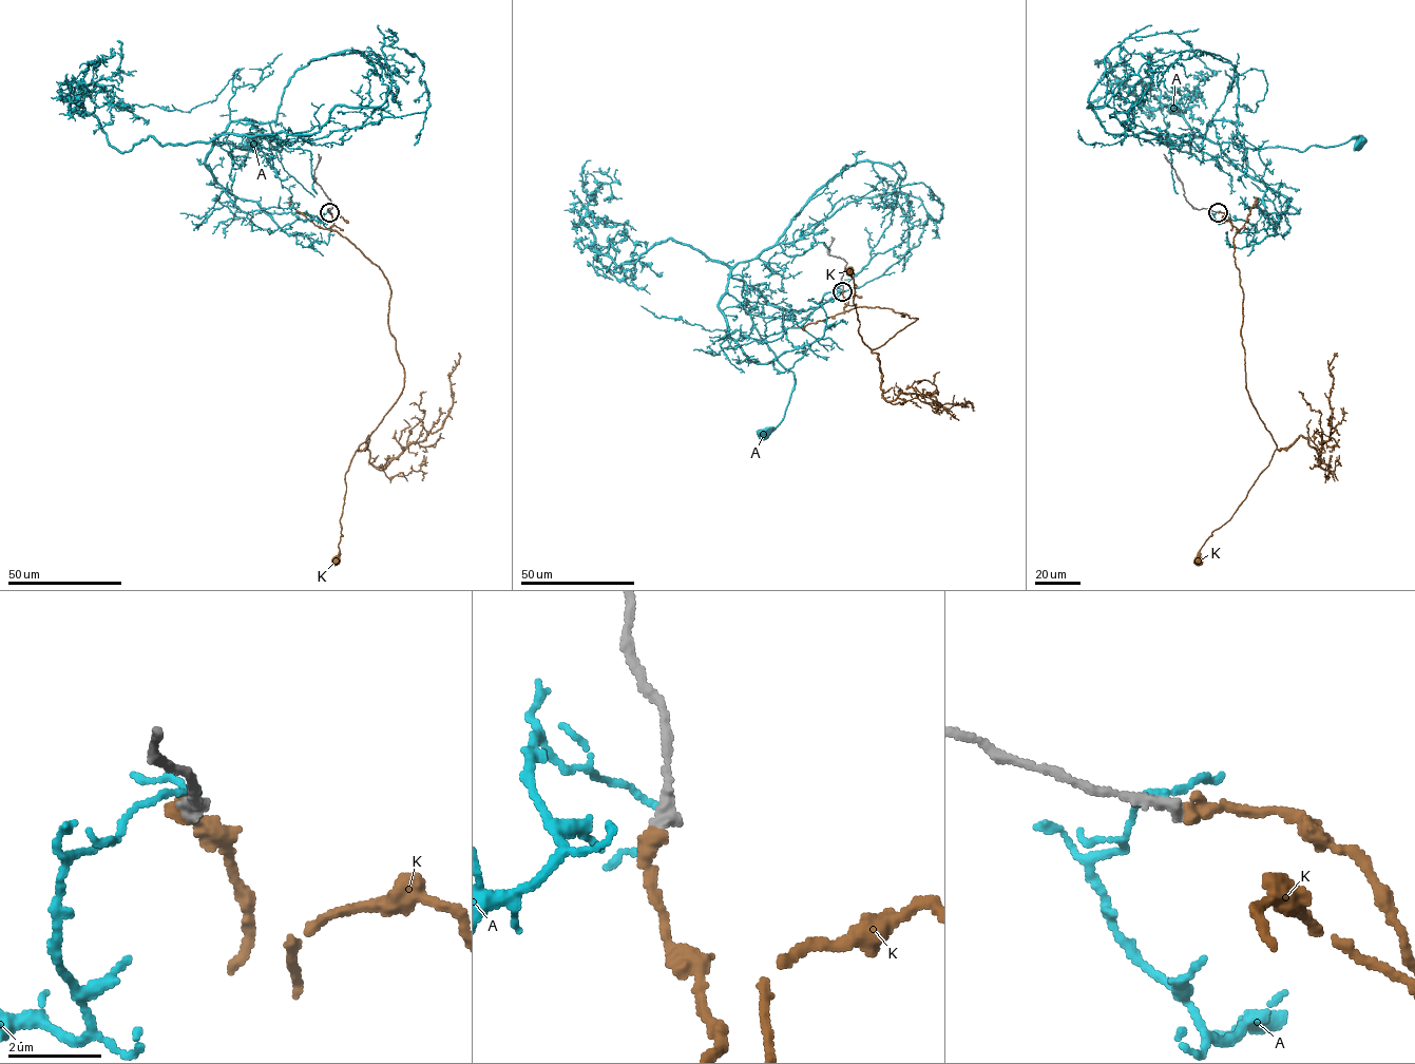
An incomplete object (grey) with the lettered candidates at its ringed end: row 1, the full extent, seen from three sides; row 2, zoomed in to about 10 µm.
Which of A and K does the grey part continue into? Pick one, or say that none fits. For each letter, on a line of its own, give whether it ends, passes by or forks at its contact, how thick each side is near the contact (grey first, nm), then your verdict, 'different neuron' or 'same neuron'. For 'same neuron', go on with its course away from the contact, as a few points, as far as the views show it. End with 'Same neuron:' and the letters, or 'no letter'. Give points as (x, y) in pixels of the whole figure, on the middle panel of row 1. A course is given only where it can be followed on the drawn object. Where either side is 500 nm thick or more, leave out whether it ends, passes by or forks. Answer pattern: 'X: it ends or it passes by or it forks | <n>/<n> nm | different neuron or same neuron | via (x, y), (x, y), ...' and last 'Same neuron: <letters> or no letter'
A: it passes by | 280/110 nm | different neuron
K: it ends | 280/320 nm | same neuron | via (842, 291), (845, 310), (878, 306), (918, 319), (872, 349), (858, 331), (855, 284), (848, 270)
Same neuron: K

